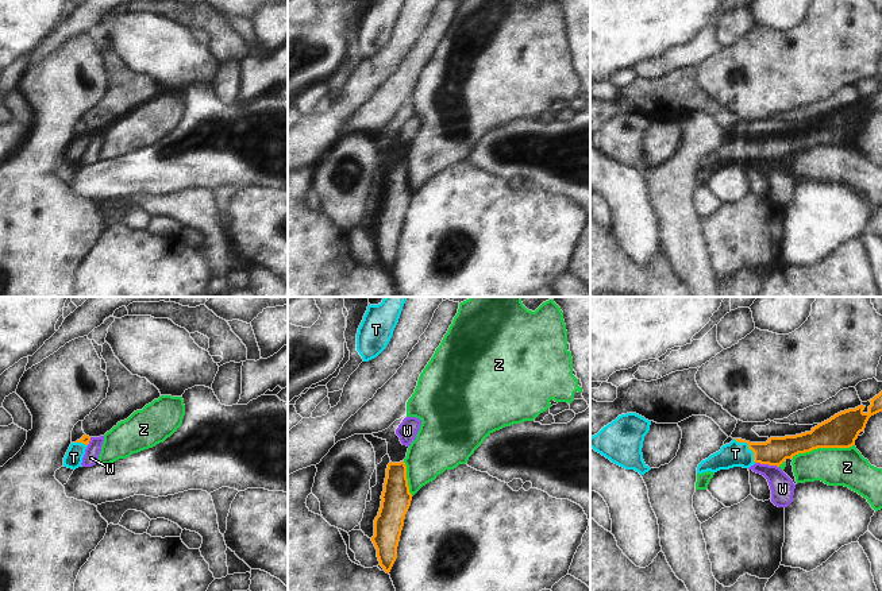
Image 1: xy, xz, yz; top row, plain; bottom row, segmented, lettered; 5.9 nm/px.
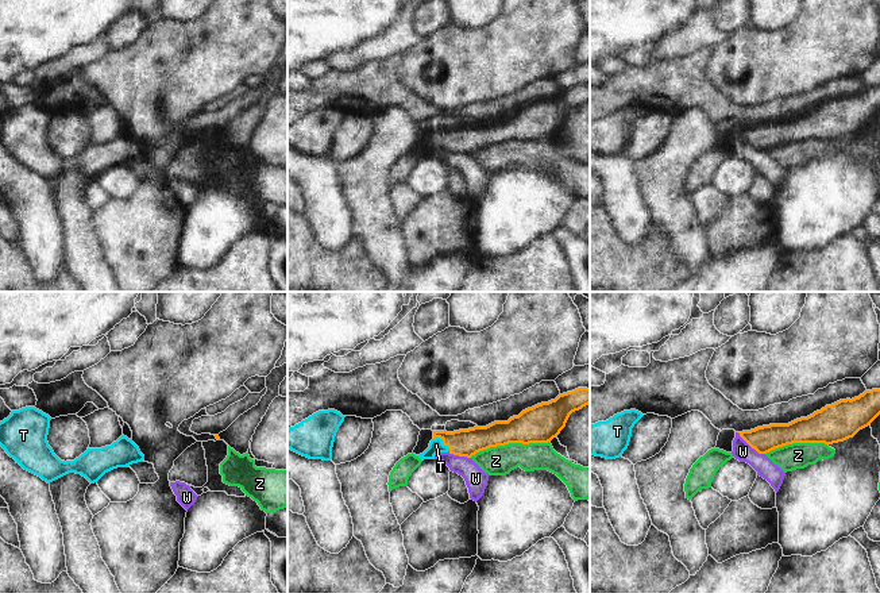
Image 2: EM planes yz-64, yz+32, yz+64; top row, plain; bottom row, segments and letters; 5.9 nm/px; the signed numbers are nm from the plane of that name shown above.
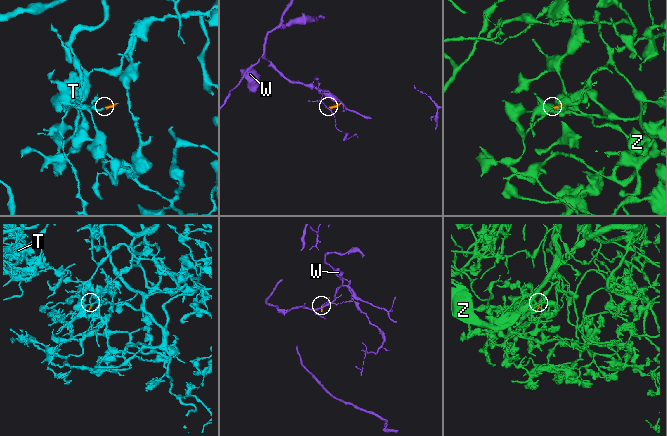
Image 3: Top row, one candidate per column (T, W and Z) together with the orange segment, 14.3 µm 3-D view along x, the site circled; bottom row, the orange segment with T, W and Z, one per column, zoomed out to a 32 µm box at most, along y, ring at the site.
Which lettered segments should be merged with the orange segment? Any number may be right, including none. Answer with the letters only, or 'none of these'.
T.

